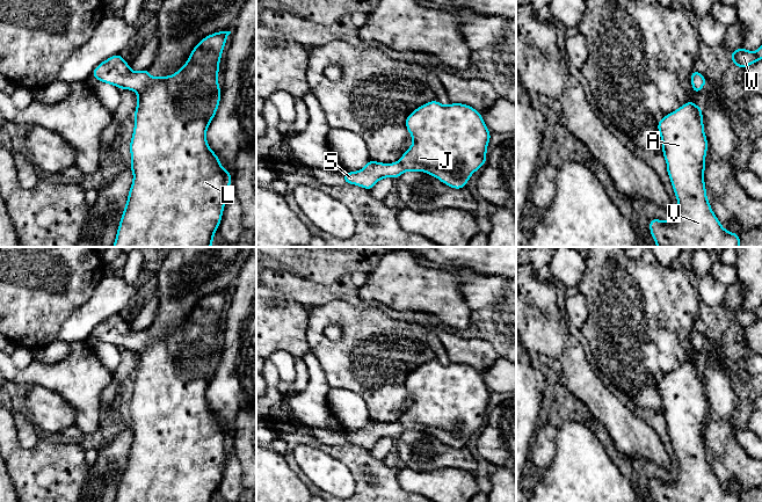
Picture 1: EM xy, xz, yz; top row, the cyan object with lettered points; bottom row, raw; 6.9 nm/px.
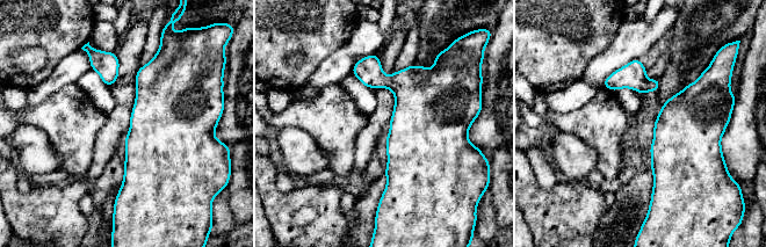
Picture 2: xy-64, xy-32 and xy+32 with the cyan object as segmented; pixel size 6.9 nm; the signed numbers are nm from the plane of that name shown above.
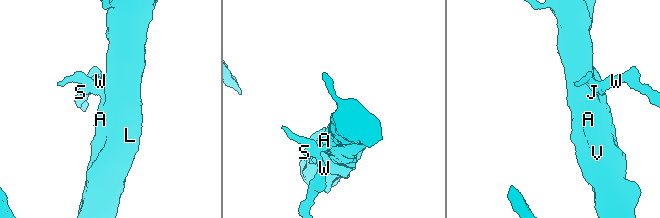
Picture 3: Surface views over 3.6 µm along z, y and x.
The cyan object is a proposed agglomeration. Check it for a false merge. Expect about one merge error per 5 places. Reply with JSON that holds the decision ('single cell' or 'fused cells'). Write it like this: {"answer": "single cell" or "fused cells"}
{"answer": "single cell"}

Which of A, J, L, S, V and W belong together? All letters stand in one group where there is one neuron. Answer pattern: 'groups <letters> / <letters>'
groups A J L S V W

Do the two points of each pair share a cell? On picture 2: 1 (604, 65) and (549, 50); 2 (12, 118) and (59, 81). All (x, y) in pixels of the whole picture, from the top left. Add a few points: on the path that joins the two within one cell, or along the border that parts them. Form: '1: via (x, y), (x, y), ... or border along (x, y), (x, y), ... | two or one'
1: border along (609, 42), (586, 66), (580, 79) | two
2: via (23, 110), (48, 87) | one

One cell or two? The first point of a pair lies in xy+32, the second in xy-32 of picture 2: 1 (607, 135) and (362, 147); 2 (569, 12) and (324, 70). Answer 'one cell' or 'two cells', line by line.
1: two cells
2: two cells

